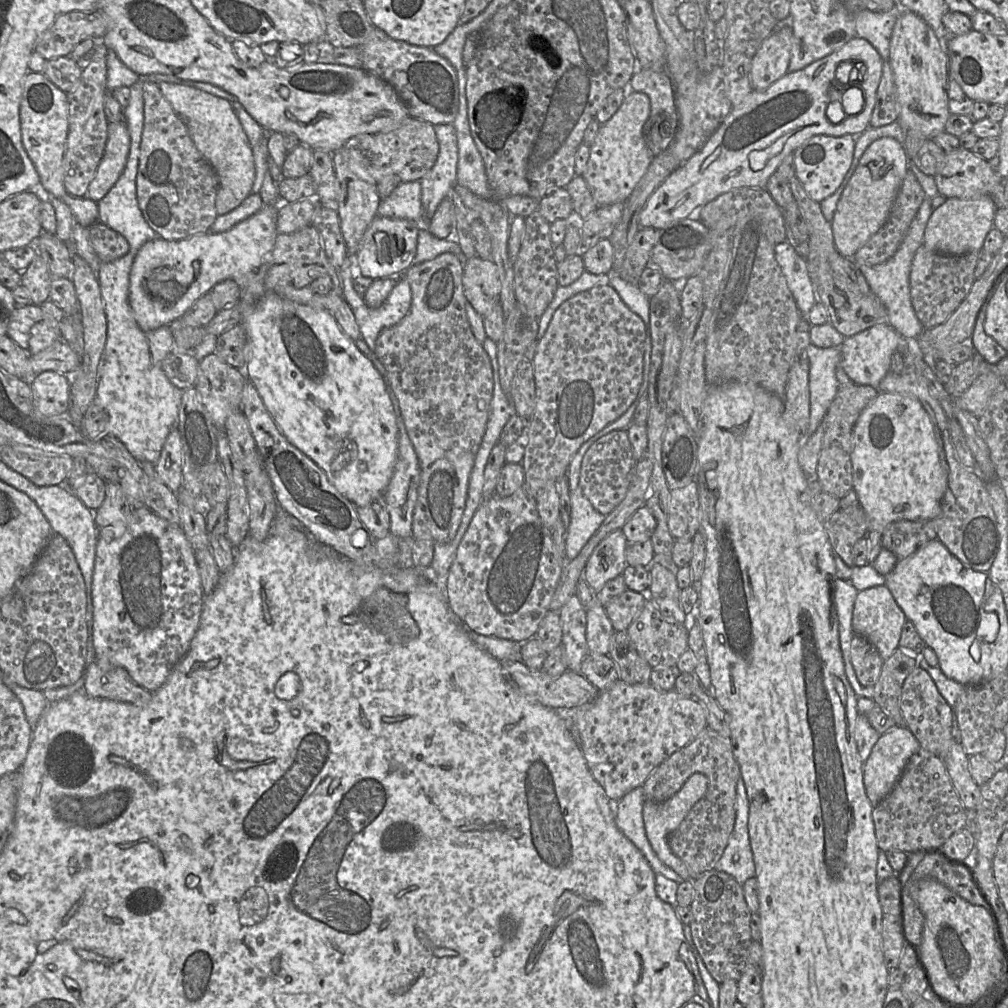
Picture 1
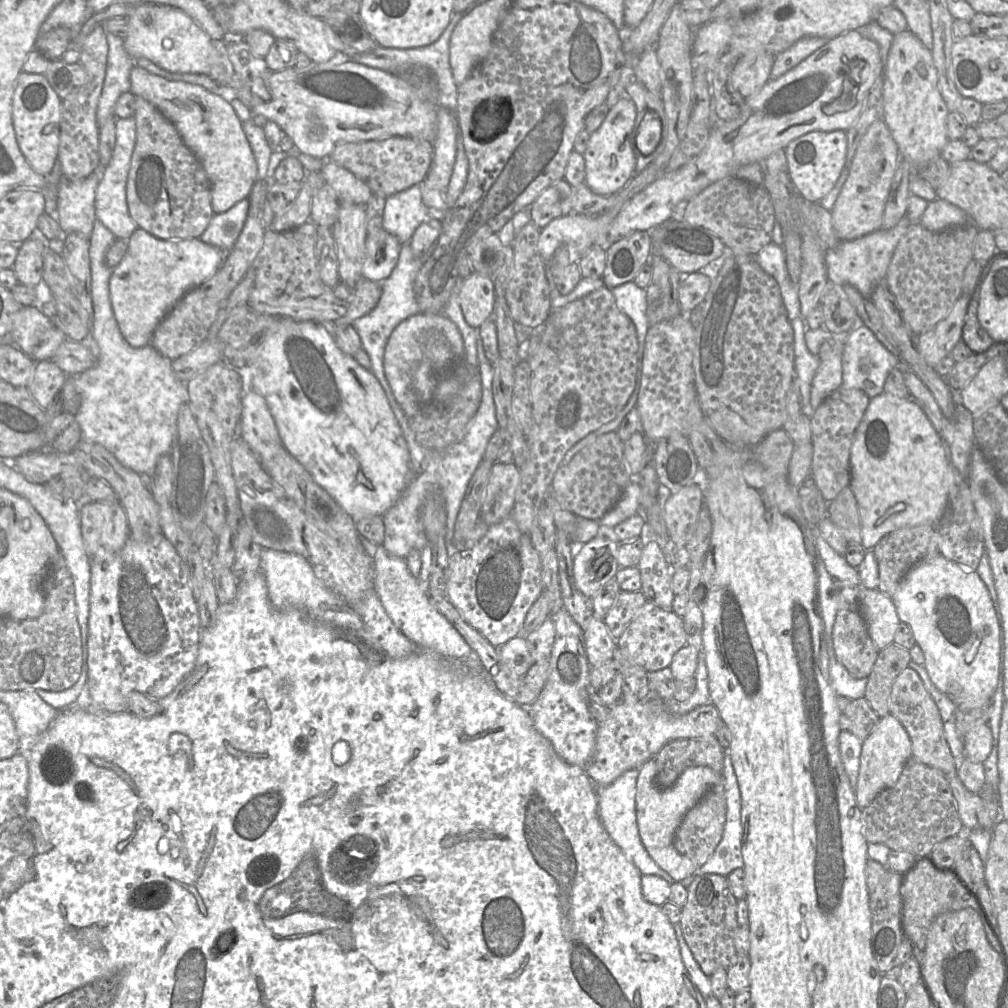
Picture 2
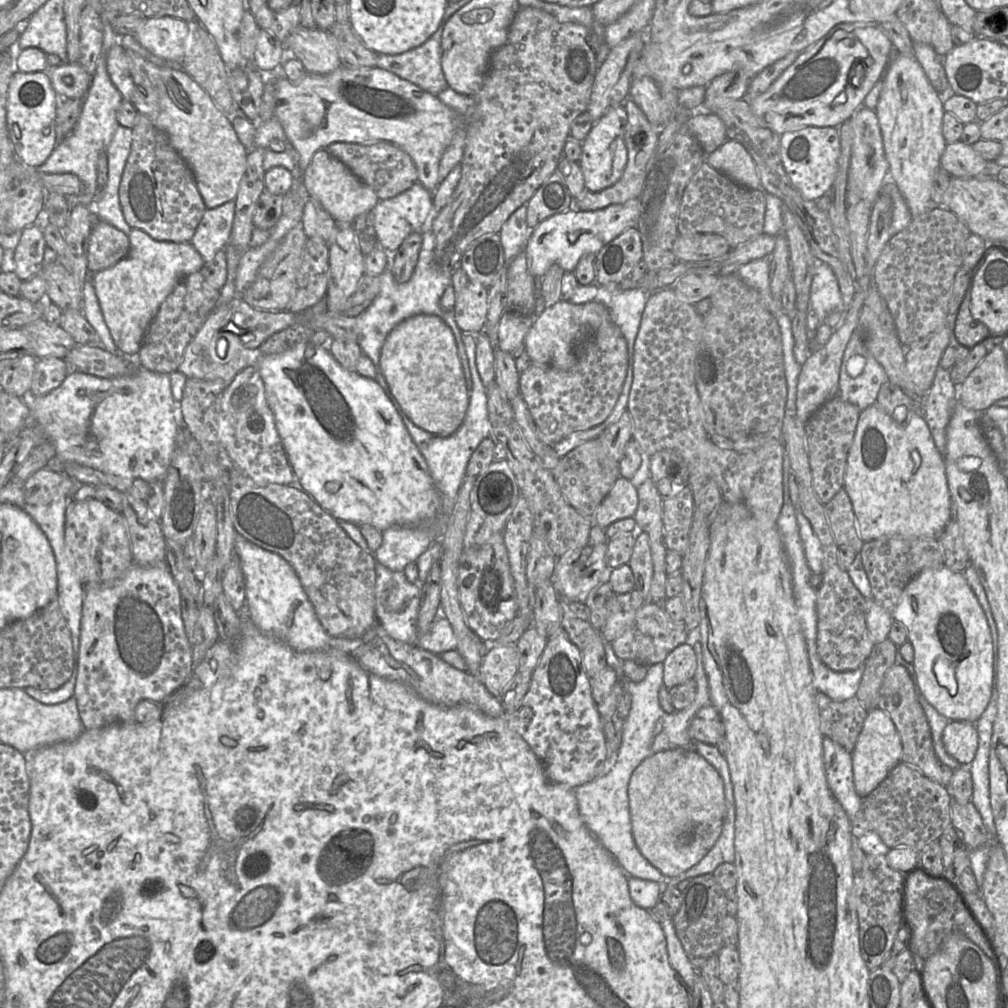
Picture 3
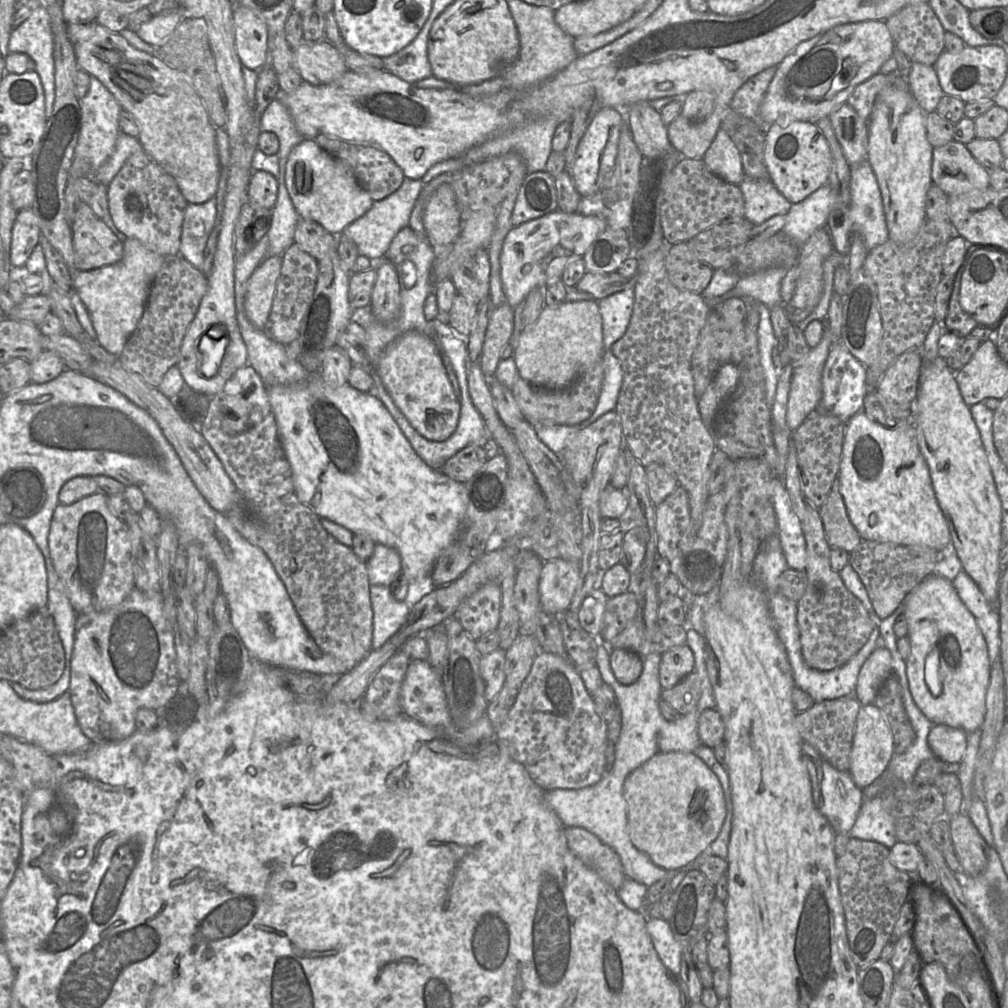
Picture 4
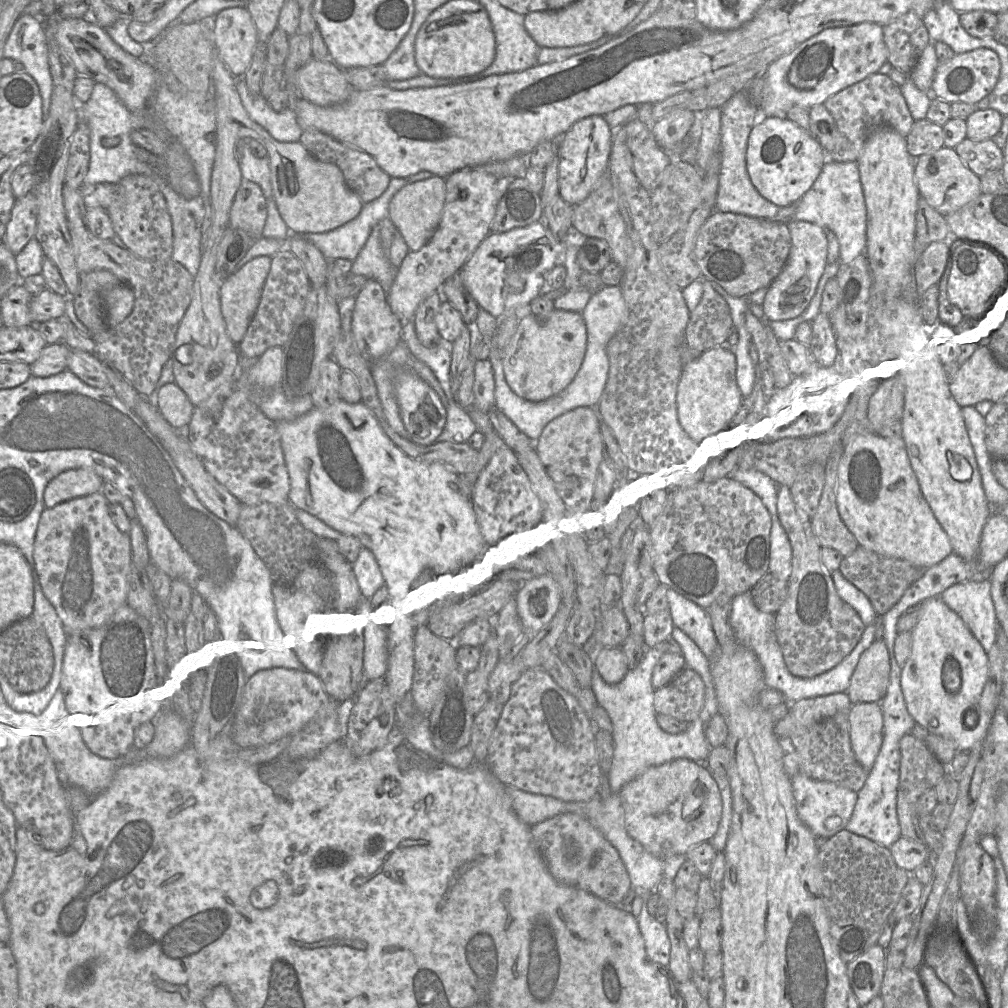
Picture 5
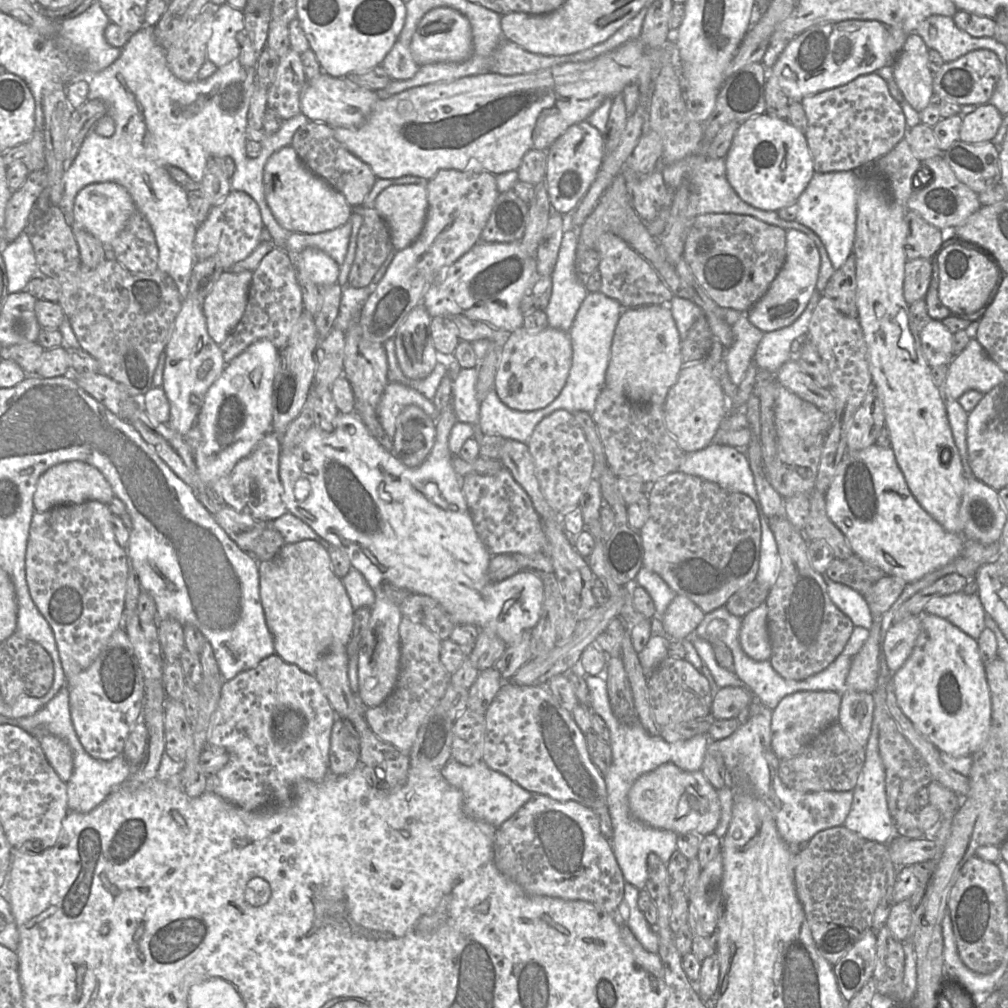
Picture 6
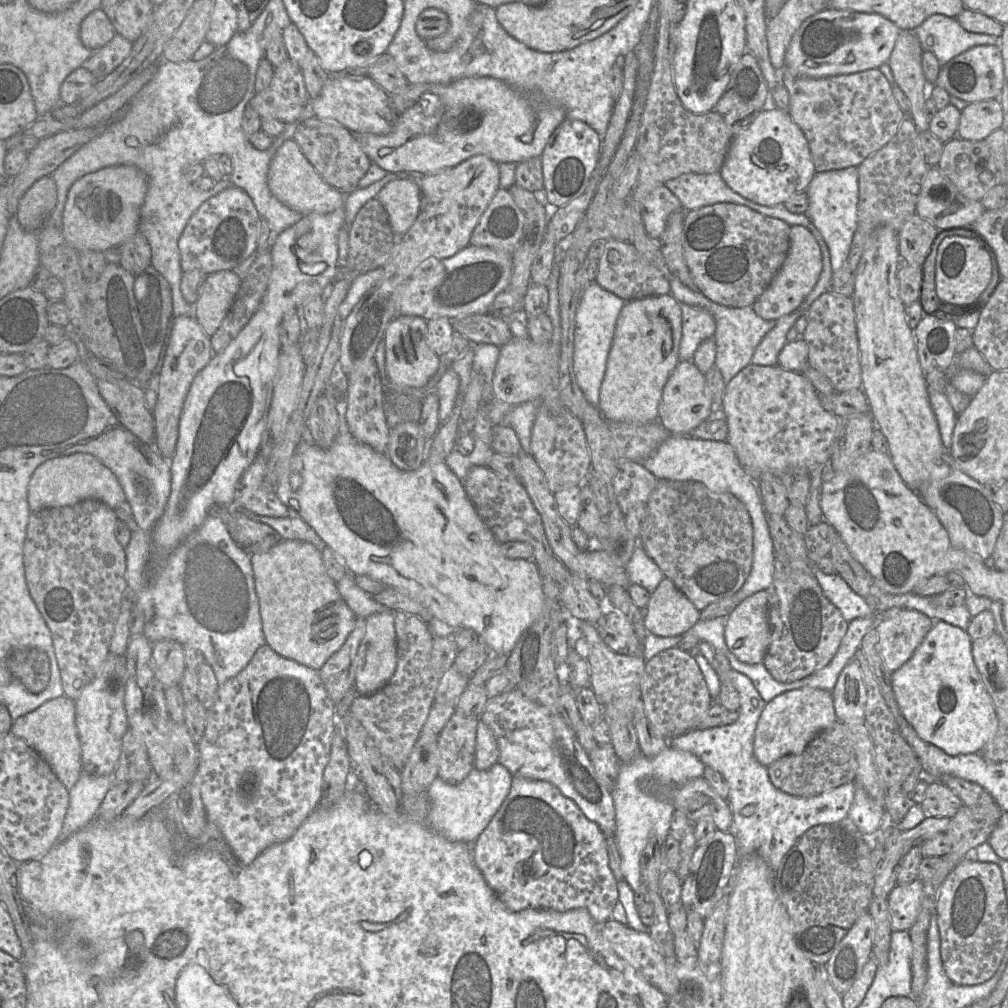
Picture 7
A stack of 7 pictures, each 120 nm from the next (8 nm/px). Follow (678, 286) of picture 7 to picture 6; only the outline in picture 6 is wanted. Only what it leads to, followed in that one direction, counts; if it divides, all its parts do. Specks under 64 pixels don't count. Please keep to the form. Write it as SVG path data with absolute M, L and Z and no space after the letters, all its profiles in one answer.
M743 313L731 326L733 342L724 353L724 359L730 380L738 386L751 364L764 332L753 325L748 313Z

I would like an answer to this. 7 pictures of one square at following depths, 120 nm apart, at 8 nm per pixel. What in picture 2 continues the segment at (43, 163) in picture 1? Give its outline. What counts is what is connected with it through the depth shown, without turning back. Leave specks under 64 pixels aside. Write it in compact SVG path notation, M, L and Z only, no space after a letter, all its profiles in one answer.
M21 72L12 97L12 120L18 146L33 170L47 177L58 162L62 100L44 74Z

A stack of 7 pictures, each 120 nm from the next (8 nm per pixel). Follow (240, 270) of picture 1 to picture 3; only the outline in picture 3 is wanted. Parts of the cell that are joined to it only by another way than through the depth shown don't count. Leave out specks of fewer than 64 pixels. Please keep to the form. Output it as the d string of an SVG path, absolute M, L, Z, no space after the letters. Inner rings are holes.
M132 229L128 239L127 256L110 268L91 273L91 280L115 345L128 358L135 358L160 305L183 277L201 271L205 262L190 242L156 241L139 229ZM306 340L295 344L280 354L263 356L257 360L256 366L264 383L267 402L273 413L276 429L294 472L297 485L339 521L351 522L359 526L369 524L381 531L385 531L394 525L418 526L434 521L440 510L438 492L424 458L413 443L385 391L375 379L363 377L354 370L344 369L334 359L327 347Z

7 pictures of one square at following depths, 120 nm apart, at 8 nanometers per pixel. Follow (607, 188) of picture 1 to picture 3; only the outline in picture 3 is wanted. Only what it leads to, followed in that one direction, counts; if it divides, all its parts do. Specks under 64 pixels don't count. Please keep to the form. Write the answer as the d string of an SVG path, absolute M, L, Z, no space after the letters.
M617 105L595 122L587 138L583 140L582 153L578 163L583 173L585 189L599 192L614 185L621 178L628 159L624 141L627 120L625 105Z

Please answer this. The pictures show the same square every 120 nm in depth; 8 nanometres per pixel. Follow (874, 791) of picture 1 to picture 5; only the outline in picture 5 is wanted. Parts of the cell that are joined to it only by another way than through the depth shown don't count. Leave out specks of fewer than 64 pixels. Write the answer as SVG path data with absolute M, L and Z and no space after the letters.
M878 702L851 705L849 732L852 750L860 765L869 772L883 742L883 714Z

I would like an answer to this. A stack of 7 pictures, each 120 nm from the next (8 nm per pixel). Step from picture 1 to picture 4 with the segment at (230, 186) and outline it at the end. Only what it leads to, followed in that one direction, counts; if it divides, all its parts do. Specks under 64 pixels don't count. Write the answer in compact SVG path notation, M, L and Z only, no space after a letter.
M97 22L68 23L67 33L72 41L79 69L96 77L115 97L123 110L134 118L138 128L138 140L146 154L166 173L171 175L190 204L202 204L216 196L221 173L216 131L199 94L180 71L158 57L136 49L121 35L109 31Z

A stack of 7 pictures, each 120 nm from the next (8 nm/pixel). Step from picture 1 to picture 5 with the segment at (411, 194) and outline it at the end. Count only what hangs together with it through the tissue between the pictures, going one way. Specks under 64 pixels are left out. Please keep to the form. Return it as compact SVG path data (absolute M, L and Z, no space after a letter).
M391 177L389 185L384 193L373 201L364 204L361 212L353 220L346 224L326 232L303 234L311 243L313 243L329 261L335 259L348 259L353 261L365 245L372 228L380 220L389 217L389 203L392 197L403 186L411 183L407 178Z

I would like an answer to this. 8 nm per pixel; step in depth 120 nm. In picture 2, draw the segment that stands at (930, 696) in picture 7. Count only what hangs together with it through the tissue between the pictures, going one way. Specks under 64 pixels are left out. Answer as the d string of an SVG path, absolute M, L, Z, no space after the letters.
M939 554L932 558L926 558L916 564L903 578L892 599L900 621L911 628L916 644L924 653L925 661L923 666L935 687L950 698L957 708L980 708L989 706L998 686L1000 675L1002 628L990 592L978 573L975 571L967 571L967 569L963 569L956 562L948 560Z

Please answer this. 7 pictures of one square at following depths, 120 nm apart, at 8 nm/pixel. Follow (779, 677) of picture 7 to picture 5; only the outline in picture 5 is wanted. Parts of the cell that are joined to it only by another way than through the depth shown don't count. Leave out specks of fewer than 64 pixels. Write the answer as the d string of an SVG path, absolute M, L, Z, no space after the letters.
M779 485L777 513L792 547L792 571L787 580L787 598L775 613L775 634L789 672L800 678L812 678L834 668L842 662L859 642L866 625L858 613L838 595L831 573L822 566L821 545L811 526L809 517L793 500L790 487Z

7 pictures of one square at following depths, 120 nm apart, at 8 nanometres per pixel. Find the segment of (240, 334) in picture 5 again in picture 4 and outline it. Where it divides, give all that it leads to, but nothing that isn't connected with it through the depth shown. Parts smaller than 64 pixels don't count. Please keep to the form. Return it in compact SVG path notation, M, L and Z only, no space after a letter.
M266 257L248 280L245 313L257 329L263 329L268 320L280 271L281 257Z

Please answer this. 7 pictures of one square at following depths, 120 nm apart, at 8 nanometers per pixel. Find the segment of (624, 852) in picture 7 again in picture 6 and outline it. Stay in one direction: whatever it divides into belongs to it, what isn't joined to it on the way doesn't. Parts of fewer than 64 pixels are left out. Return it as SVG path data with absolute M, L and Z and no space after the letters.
M604 673L600 675L587 674L585 679L590 692L591 711L602 717L610 733L609 744L612 749L612 764L605 775L605 783L607 806L613 828L611 846L625 882L632 884L638 890L643 890L648 878L648 855L655 853L665 864L668 864L671 855L678 849L677 834L670 830L653 828L635 819L629 807L629 791L641 775L663 764L673 763L690 772L701 770L711 739L706 733L695 735L683 741L668 742L661 736L650 735L638 719L632 723L622 723L611 710Z

